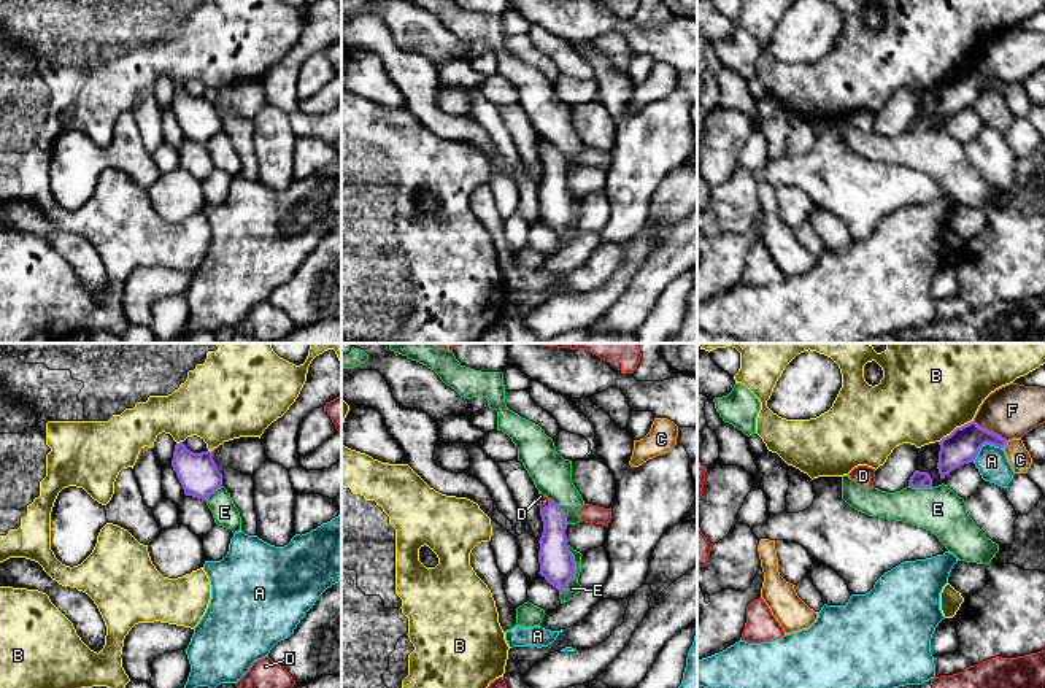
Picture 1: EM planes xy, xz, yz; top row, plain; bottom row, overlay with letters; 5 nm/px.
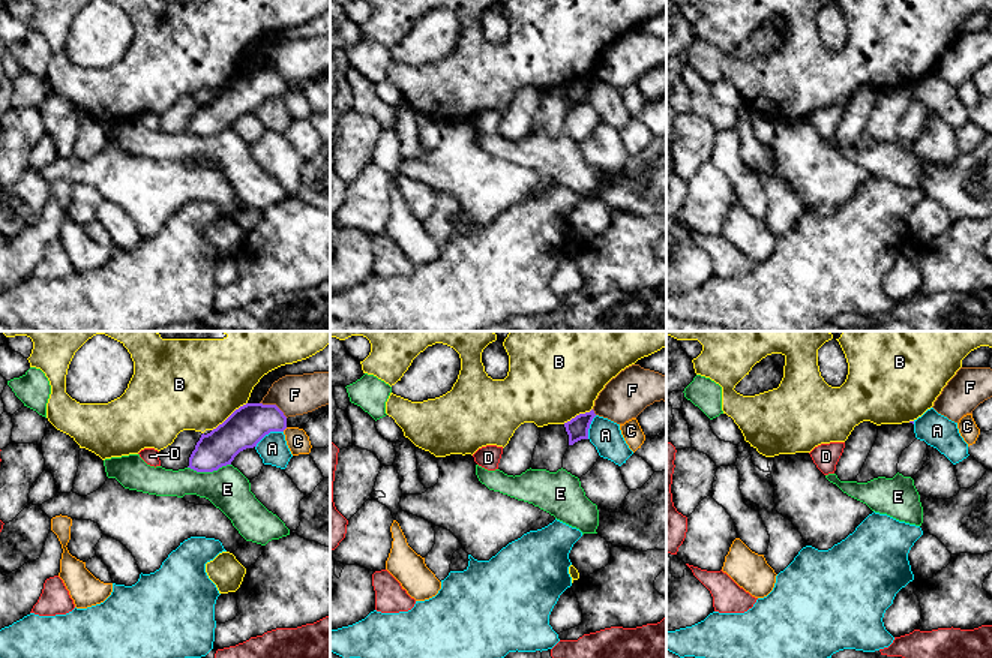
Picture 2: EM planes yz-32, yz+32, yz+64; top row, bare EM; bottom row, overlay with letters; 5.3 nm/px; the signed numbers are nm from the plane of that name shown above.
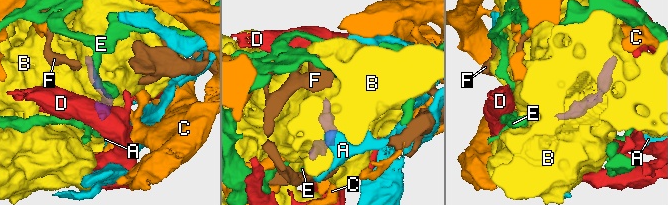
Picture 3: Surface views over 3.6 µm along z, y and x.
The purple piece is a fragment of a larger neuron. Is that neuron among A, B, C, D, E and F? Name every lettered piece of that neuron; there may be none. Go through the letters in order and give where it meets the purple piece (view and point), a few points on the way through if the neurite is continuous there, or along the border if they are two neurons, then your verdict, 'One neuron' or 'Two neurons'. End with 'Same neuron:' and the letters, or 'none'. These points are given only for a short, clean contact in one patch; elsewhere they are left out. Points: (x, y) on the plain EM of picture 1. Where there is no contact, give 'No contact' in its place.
A: Touches purple at yz (985, 88). Boundary: yz (1002, 91), (985, 88), (972, 105). Two neurons
B: Touches purple at yz (956, 72). Two neurons
C: Touches purple at yz (1004, 89). Two neurons
D: No contact. Two neurons
E: Touches purple at xz (574, 213). Boundary: xz (567, 189), (574, 205), (574, 221), (559, 237). Two neurons
F: Touches purple at yz (991, 77). Boundary: yz (974, 64), (1007, 85). Two neurons
Same neuron: none

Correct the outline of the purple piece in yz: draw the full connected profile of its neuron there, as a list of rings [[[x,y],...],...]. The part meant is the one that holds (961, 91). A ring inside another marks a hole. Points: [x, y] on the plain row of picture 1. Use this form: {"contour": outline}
{"contour": [[[975,65],[956,72],[950,79],[943,81],[939,86],[940,95],[937,113],[940,122],[943,124],[951,114],[974,106],[980,92],[986,87],[1004,92],[1007,84],[980,72]]]}

